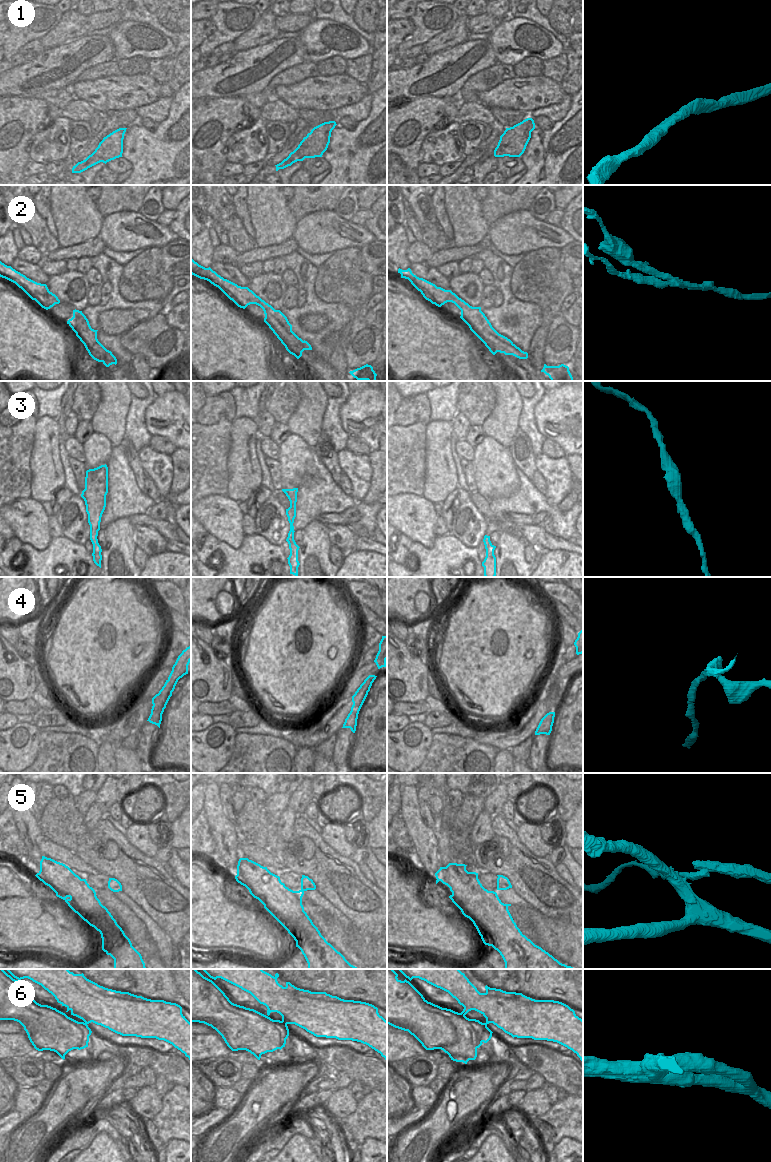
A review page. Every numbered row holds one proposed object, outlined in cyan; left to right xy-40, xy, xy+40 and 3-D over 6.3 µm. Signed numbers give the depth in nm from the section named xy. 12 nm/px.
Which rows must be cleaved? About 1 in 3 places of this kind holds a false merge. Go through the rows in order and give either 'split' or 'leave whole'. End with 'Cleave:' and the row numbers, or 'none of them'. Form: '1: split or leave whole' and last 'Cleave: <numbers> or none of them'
1: leave whole
2: split
3: leave whole
4: split
5: split
6: leave whole
Cleave: 2, 4, 5

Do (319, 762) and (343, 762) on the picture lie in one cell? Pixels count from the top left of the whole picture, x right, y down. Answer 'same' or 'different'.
different

